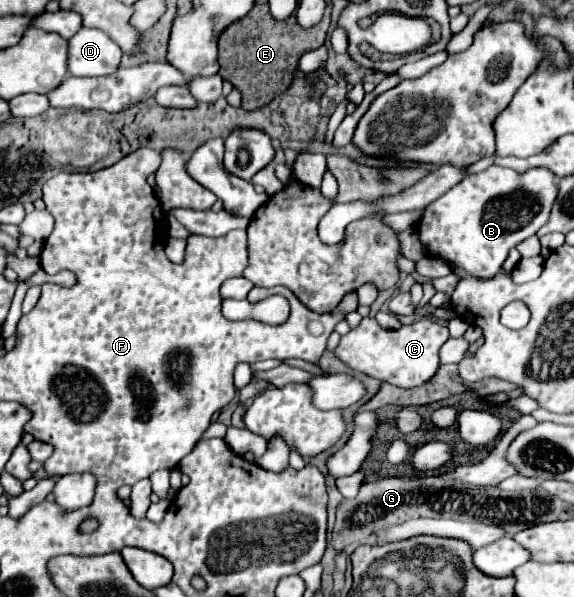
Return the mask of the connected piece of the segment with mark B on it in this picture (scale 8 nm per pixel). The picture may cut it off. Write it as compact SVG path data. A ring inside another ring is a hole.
M494 164L494 166L486 168L484 172L466 176L458 186L454 186L442 198L438 198L430 206L426 206L426 210L418 222L420 240L428 254L438 256L438 258L446 260L448 264L460 266L474 276L492 278L502 268L504 260L508 258L508 252L514 246L518 246L520 242L524 242L526 238L534 236L548 222L556 196L558 196L556 176L548 168L540 166L540 168L532 168L532 170L526 170L524 174L520 174L512 168Z

